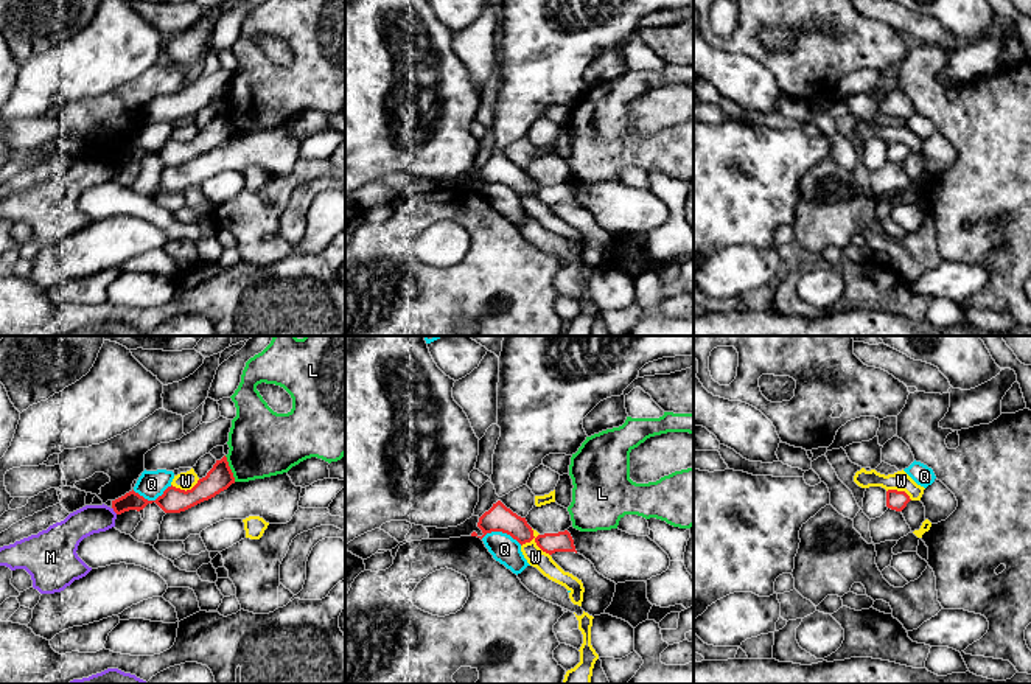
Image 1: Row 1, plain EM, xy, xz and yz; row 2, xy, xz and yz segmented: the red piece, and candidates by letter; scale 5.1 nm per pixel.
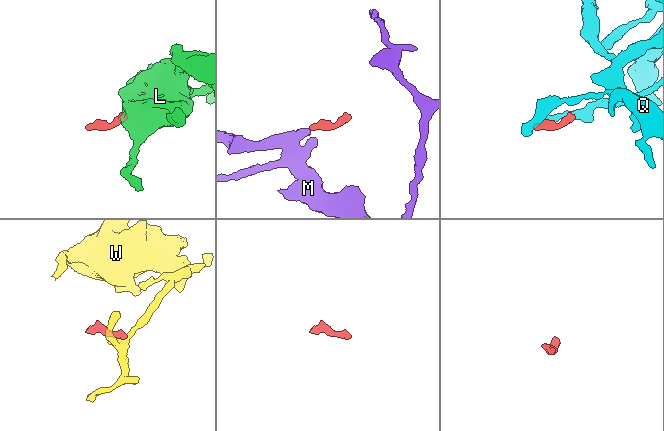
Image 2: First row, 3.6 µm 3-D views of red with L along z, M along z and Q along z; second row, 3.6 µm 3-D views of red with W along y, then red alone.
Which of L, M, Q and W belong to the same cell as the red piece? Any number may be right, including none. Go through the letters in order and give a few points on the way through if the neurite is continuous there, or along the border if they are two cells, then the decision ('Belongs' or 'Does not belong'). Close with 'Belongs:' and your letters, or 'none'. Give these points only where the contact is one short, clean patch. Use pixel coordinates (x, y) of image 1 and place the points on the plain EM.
L: Boundary: xy (224, 108), (235, 132). Does not belong
M: Boundary: xy (112, 159), (117, 165). Does not belong
Q: Boundary: xy (171, 137), (154, 151), (145, 151), (132, 142). Does not belong
W: Boundary: xz (531, 181), (535, 195), (549, 207). Does not belong
Belongs: none

